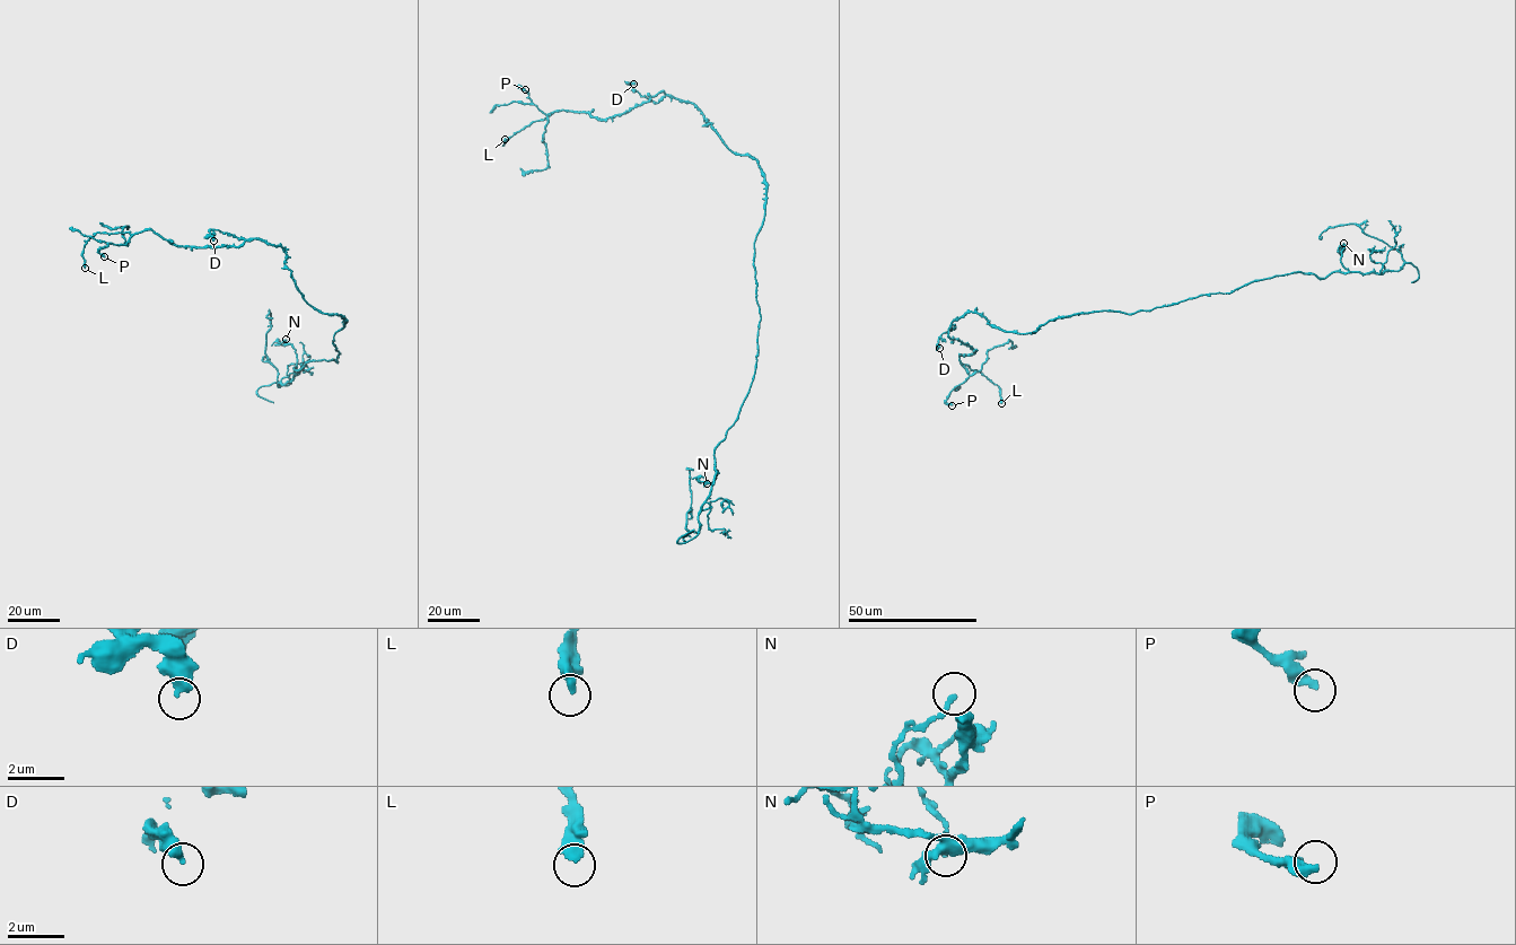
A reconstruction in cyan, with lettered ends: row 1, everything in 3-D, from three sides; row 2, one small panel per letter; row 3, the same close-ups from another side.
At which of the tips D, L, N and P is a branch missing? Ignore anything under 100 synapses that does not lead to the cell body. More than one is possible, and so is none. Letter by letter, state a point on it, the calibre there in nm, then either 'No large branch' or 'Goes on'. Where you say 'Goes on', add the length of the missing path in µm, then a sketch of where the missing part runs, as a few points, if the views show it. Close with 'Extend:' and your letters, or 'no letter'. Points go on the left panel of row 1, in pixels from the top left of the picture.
D: Place: (213, 241). Thickness 480 nm. No large branch
L: Place: (85, 268). Thickness 400 nm. No large branch
N: Place: (286, 339). Thickness 170 nm. No large branch
P: Place: (104, 256). Thickness 360 nm. No large branch
Extend: no letter

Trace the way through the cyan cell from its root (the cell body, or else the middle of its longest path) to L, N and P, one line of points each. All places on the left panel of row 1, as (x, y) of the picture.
L: (341, 329), (344, 316), (305, 300), (282, 248), (255, 238), (176, 246), (150, 229), (98, 233), (85, 268)
N: (341, 329), (333, 340), (336, 364), (313, 360), (295, 374), (295, 349), (278, 344), (286, 339)
P: (341, 329), (344, 316), (308, 304), (282, 248), (263, 241), (176, 246), (145, 229), (101, 248), (104, 256)

